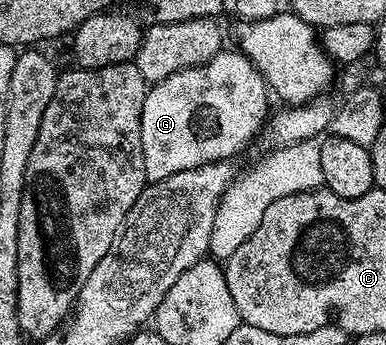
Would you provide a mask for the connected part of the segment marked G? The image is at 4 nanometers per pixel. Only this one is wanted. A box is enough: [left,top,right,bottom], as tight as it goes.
[142,50,270,182]

